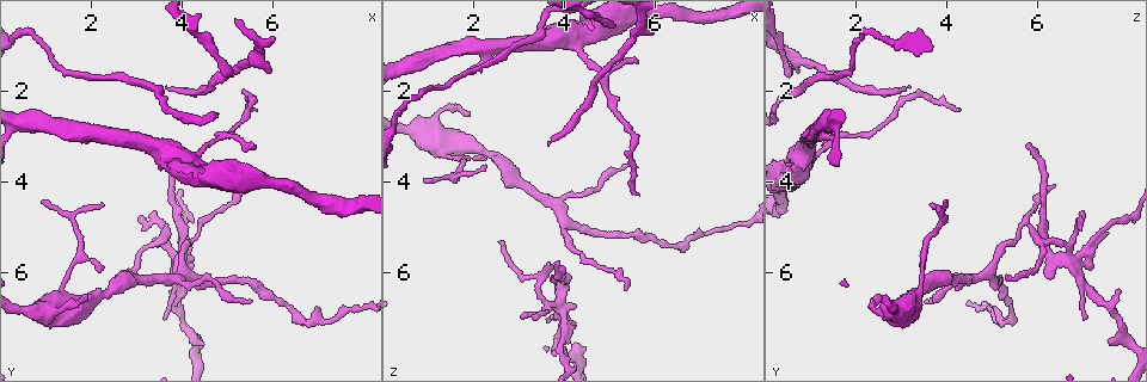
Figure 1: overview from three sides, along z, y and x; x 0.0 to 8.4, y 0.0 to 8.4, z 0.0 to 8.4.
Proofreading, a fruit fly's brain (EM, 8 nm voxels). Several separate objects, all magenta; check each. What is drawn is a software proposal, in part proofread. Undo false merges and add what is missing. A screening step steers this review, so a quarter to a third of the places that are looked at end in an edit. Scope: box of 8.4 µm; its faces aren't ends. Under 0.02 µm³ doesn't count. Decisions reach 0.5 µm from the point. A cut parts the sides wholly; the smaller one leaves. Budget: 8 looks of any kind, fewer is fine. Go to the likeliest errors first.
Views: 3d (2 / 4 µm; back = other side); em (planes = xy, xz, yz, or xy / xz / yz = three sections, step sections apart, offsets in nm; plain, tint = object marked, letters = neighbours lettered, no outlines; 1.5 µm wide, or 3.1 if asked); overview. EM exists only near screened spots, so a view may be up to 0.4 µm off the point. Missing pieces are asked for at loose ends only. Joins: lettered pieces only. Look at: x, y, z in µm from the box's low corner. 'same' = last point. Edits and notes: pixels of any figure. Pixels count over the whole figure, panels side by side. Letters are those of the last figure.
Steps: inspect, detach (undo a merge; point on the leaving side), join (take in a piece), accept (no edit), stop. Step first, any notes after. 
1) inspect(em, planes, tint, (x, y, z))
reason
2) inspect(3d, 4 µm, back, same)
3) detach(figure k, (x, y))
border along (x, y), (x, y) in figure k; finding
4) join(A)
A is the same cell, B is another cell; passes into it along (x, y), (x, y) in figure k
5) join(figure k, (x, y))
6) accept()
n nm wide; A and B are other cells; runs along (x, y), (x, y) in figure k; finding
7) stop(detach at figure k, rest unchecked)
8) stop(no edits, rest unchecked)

inspect(em, planes, tint, (3.80, 3.10, 5.75))
thin end

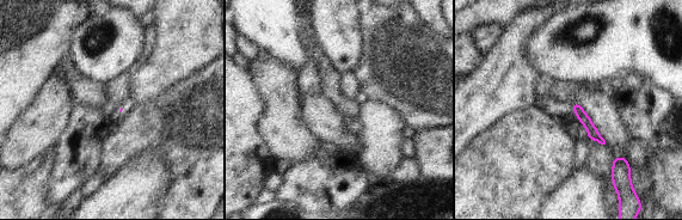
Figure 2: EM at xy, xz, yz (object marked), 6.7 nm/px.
inspect(em, planes, letters, same)
see the neighbours

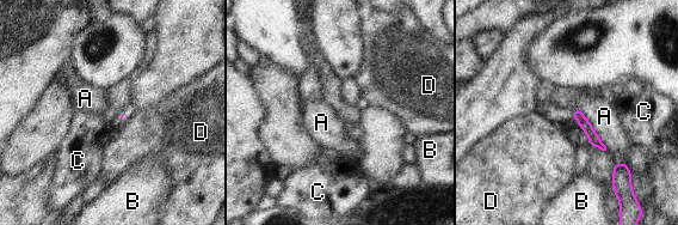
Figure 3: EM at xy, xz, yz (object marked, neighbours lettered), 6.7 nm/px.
accept()
A, B, C and D are other cells; runs along (575, 111), (598, 144) in figure 3; none of them fits

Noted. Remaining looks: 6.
inspect(em, planes, letters, (2.55, 6.10, 5.30))
tapers out

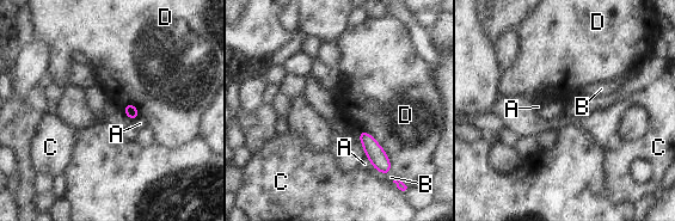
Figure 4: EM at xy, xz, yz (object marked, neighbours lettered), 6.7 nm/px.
accept()
D touches over 320 nm; A, B, C and D are other cells; border along (357, 133), (368, 133), (391, 164) in figure 4; no lettered piece goes on from it

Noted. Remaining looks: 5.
inspect(em, planes, letters, (3.85, 5.75, 6.70))
four or more arms meet

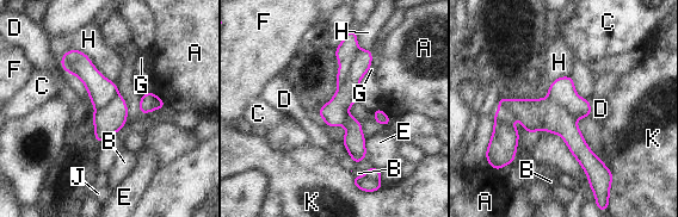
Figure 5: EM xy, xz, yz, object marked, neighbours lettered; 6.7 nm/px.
detach(figure 5, (345, 53))
170 nm wide; A, B, C, D, E, F, G, H, J and K are other cells; two cells meet here

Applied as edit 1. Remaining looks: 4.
stop(detach at figure 5, rest unchecked)

